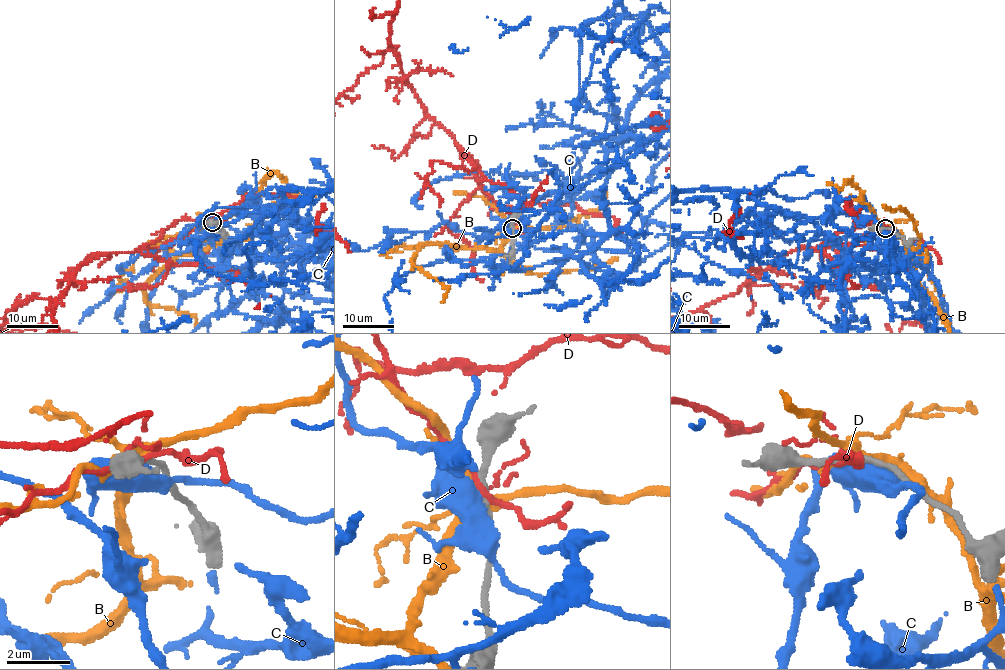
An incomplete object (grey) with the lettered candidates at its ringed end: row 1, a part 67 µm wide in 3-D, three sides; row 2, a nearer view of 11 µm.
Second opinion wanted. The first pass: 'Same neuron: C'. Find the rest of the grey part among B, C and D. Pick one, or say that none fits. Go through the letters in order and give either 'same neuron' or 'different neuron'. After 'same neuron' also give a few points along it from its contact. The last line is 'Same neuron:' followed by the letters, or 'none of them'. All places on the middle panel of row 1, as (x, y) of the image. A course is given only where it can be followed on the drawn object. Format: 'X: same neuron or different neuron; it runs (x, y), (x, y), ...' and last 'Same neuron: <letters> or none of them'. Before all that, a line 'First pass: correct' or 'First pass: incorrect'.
First pass: correct
B: different neuron
C: same neuron
D: different neuron
Same neuron: C

